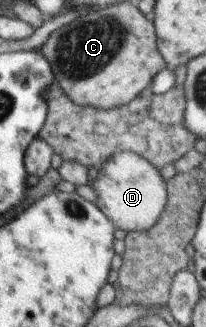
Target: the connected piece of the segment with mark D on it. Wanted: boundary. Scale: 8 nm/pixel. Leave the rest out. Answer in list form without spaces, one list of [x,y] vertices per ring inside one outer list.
[[[124,151],[107,158],[98,172],[96,182],[92,184],[98,193],[94,204],[108,217],[114,228],[127,232],[152,228],[167,207],[167,184],[159,170],[144,157],[132,151]]]

